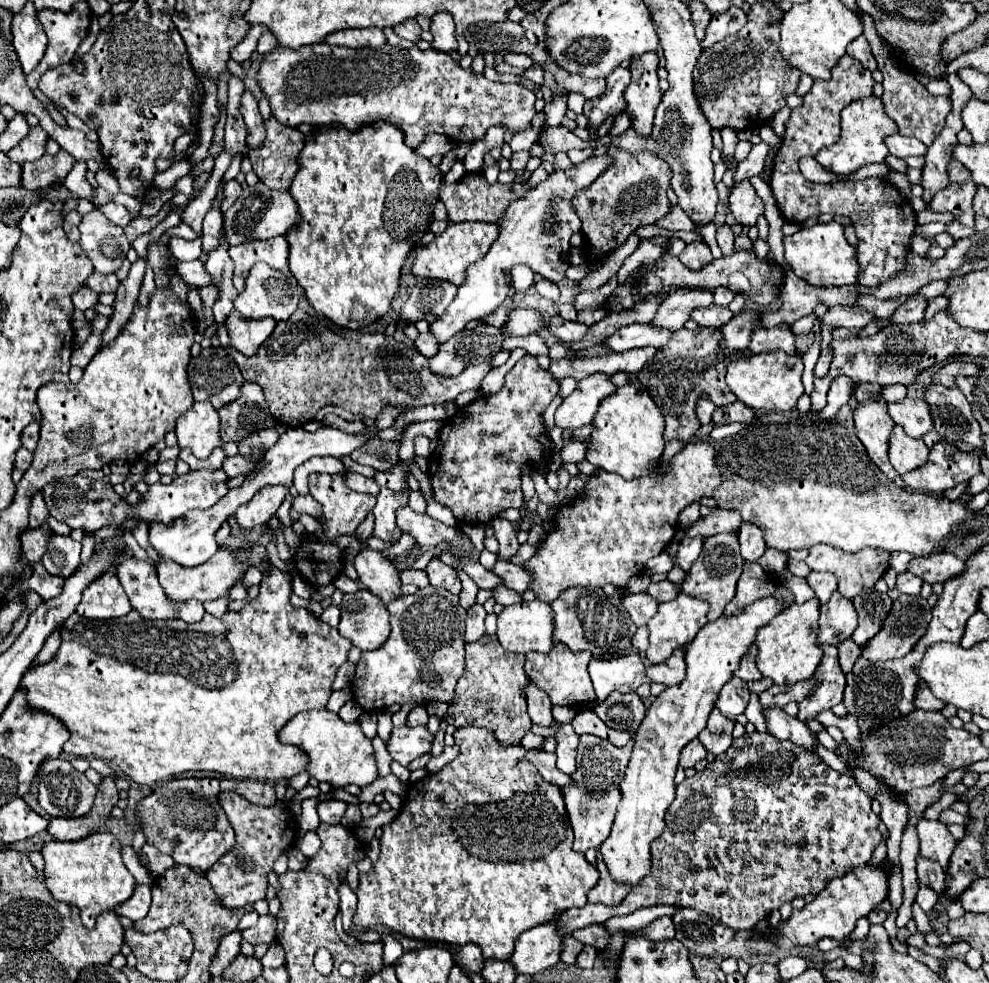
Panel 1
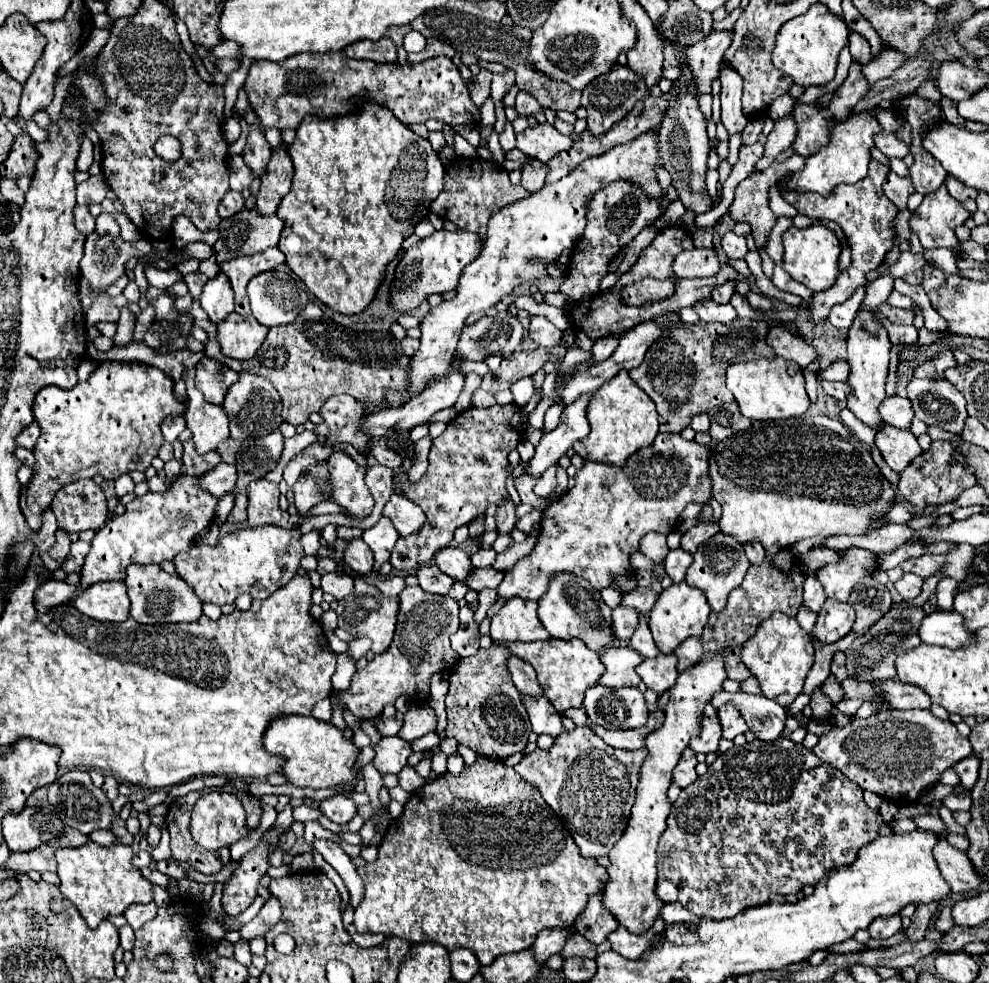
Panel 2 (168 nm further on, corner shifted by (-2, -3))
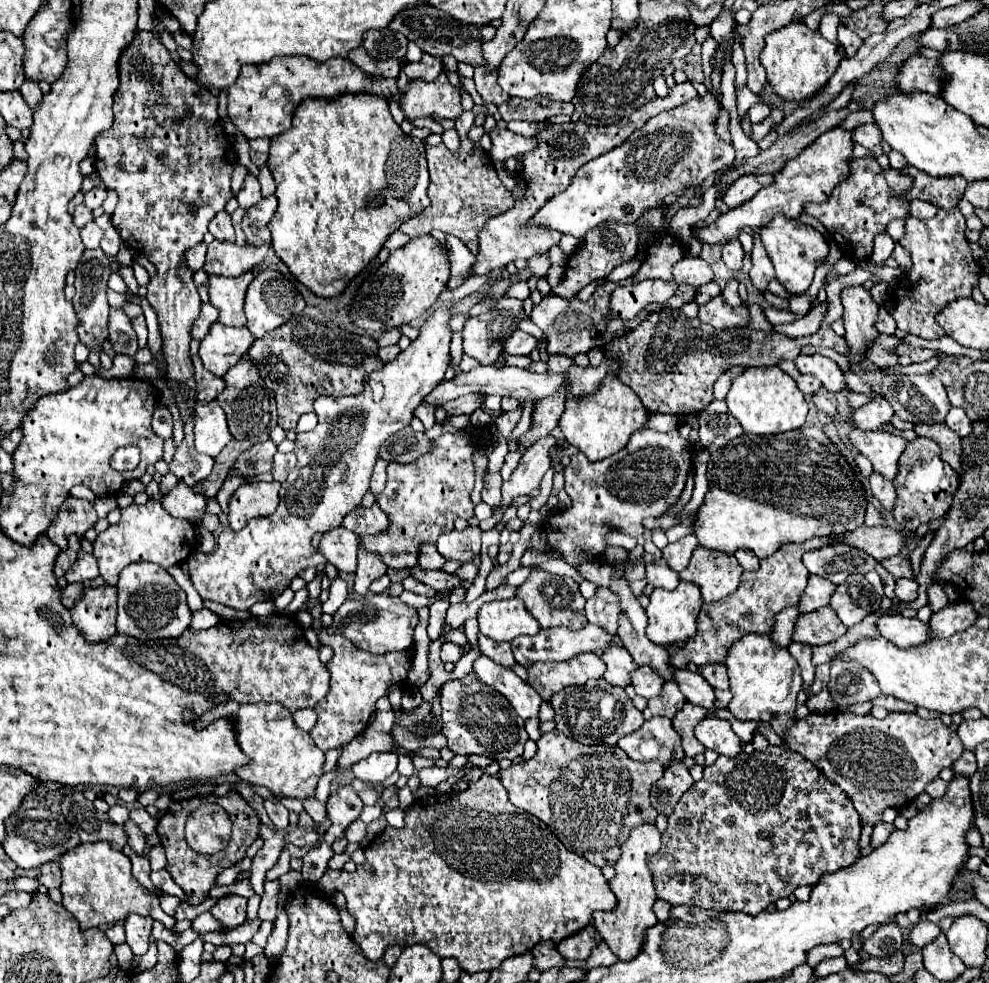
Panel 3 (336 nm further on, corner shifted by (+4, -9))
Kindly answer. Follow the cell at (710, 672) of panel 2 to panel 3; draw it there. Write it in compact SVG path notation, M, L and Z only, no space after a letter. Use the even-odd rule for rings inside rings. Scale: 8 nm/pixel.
M642 824L630 832L630 838L622 846L622 856L616 862L616 876L610 880L610 890L618 898L618 906L614 912L594 912L592 926L602 936L602 942L618 956L618 960L628 962L634 960L642 948L644 930L654 926L658 920L652 912L652 904L656 900L654 884L652 884L652 872L648 868L648 858L654 856L660 850L660 832L654 824Z

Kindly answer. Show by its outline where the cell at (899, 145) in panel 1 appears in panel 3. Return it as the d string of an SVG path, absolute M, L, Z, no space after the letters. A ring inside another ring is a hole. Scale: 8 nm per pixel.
M868 122L868 124L862 124L862 126L856 126L852 130L852 140L856 144L862 144L866 150L870 150L874 156L880 156L882 154L882 136L878 132L878 126Z

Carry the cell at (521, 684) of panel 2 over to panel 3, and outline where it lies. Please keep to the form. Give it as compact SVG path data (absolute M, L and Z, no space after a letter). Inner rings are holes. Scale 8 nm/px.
M478 634L478 648L480 648L482 654L486 654L488 658L492 658L494 662L498 662L506 668L512 668L516 664L508 642L496 642L496 640L492 640L484 634Z

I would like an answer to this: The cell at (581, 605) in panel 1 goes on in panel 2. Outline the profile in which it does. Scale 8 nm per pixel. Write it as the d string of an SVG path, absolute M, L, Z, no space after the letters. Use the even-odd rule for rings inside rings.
M558 574L552 578L548 592L538 602L538 616L544 628L550 632L552 638L558 640L582 640L590 650L602 652L608 646L616 646L618 640L612 632L612 608L604 604L598 590L592 590L584 578L576 578L572 574Z

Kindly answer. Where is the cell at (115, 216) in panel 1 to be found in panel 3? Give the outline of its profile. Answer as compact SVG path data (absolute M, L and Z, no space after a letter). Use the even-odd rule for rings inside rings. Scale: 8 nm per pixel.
M94 222L86 224L84 228L80 228L82 244L84 244L86 248L98 248L98 246L100 246L100 240L102 240L102 234L104 234L104 232L102 232Z

